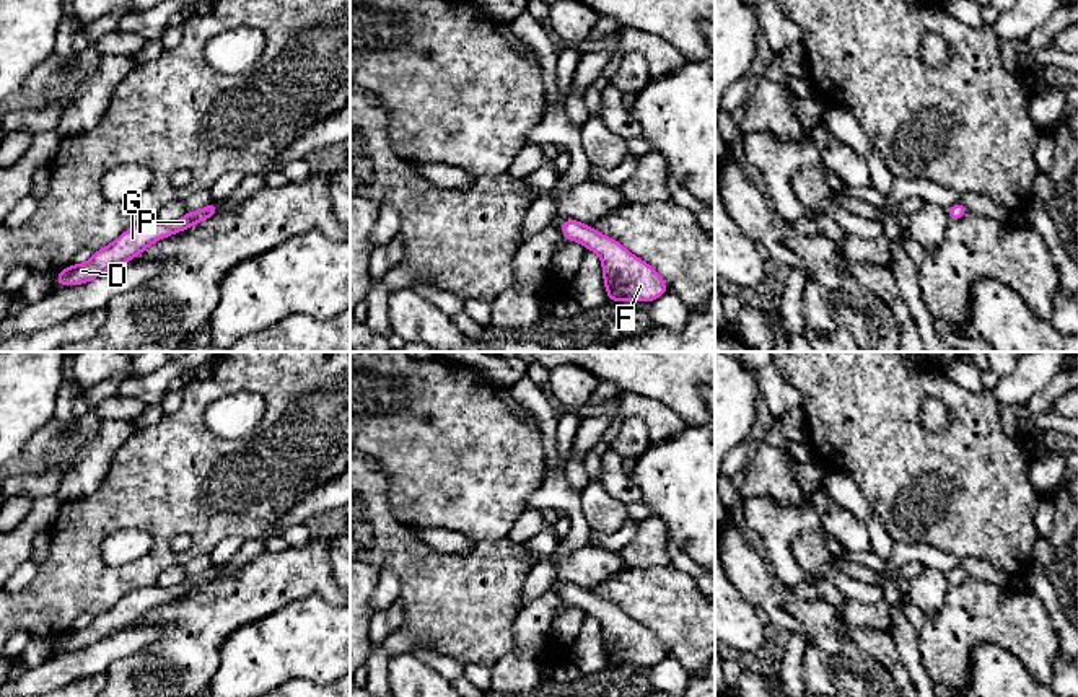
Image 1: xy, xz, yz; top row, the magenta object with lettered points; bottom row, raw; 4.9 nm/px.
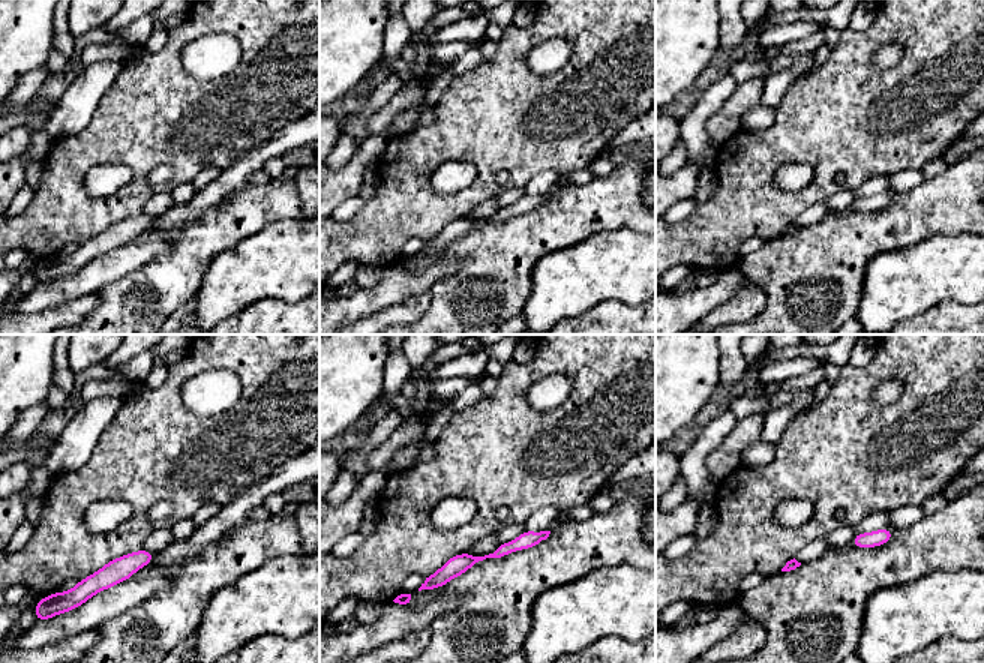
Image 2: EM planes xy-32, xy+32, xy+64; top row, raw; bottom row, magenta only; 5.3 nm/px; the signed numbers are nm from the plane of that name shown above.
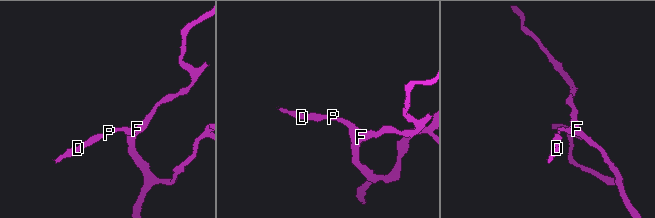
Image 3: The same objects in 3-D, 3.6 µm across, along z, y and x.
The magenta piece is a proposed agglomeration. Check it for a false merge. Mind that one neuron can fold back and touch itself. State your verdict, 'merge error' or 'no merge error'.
no merge error

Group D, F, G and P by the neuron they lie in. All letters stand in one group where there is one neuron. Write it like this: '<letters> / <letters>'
D F G P

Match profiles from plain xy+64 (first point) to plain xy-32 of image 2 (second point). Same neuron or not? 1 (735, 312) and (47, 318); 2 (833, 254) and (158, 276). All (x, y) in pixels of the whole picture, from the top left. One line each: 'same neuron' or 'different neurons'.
1: same neuron
2: same neuron

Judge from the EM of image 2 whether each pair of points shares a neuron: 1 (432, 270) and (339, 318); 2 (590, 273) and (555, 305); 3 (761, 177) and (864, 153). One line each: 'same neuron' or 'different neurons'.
1: same neuron
2: same neuron
3: same neuron

